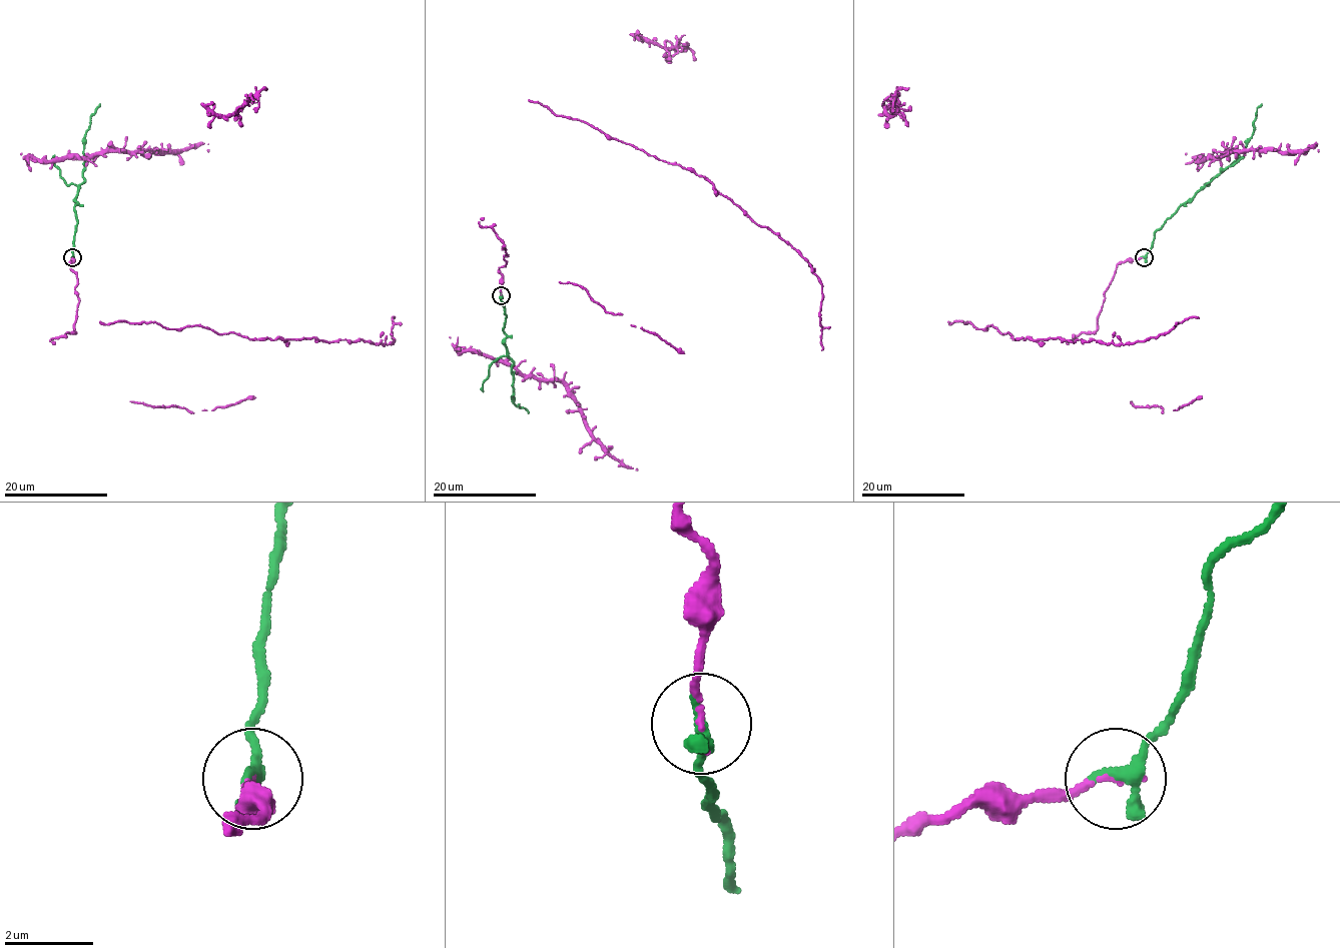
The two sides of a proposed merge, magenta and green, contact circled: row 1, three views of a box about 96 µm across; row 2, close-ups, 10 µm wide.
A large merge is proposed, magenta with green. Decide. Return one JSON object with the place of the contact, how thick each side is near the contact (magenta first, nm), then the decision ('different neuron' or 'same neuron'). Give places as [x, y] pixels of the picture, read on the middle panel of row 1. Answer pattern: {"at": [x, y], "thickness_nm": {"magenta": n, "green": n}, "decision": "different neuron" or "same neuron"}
{"at": [501, 295], "thickness_nm": {"magenta": 110, "green": 360}, "decision": "same neuron"}

